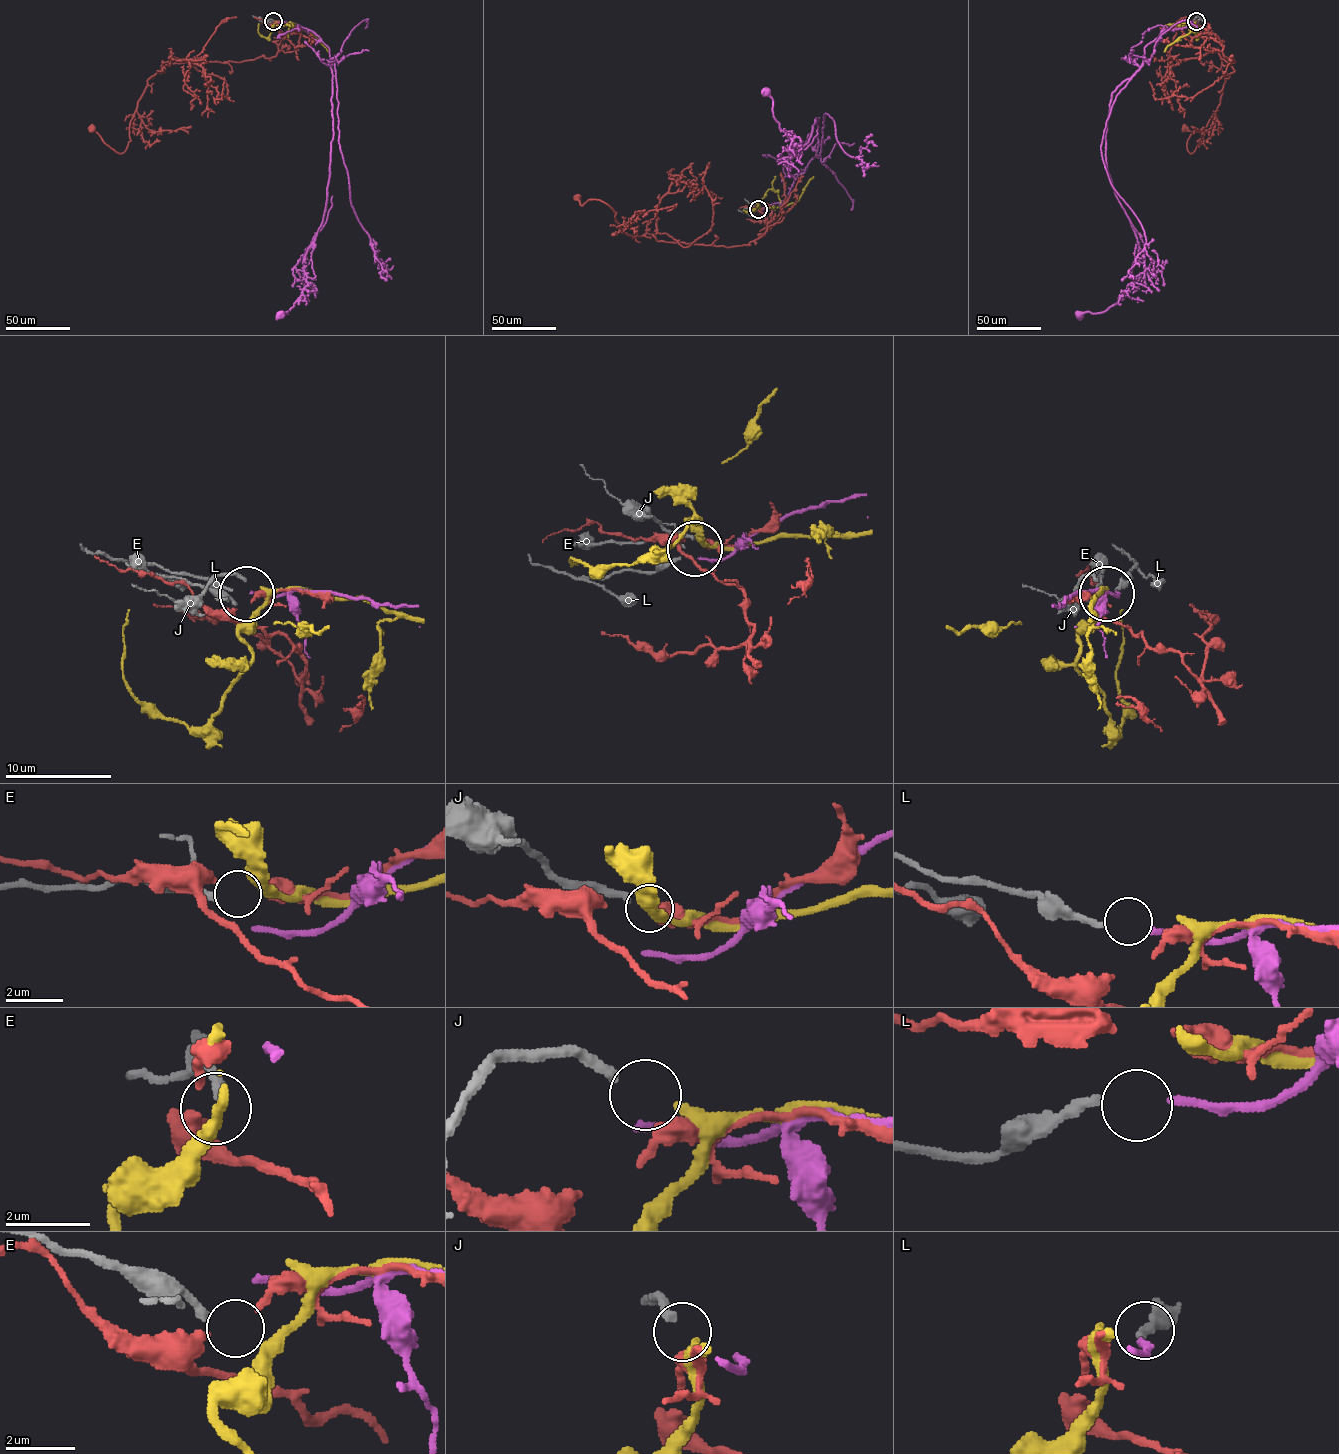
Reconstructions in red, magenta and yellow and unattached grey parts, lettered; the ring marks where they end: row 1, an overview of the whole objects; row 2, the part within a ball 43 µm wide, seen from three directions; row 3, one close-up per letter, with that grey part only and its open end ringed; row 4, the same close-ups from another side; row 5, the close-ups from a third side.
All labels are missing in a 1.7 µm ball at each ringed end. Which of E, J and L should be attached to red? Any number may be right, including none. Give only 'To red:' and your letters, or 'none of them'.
To red: none of them

